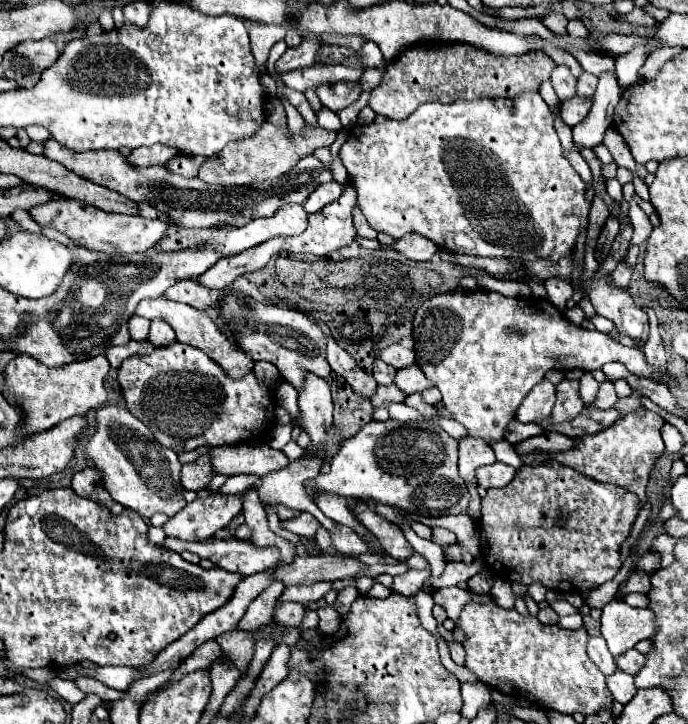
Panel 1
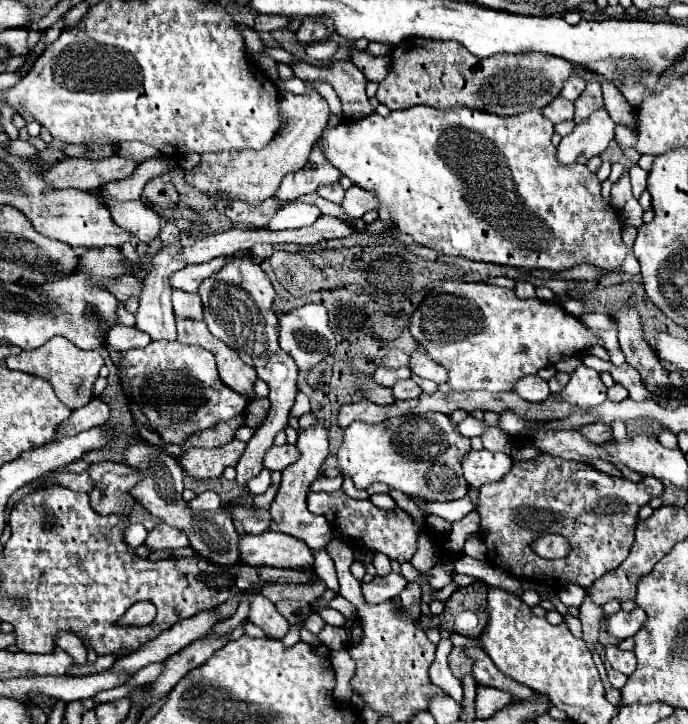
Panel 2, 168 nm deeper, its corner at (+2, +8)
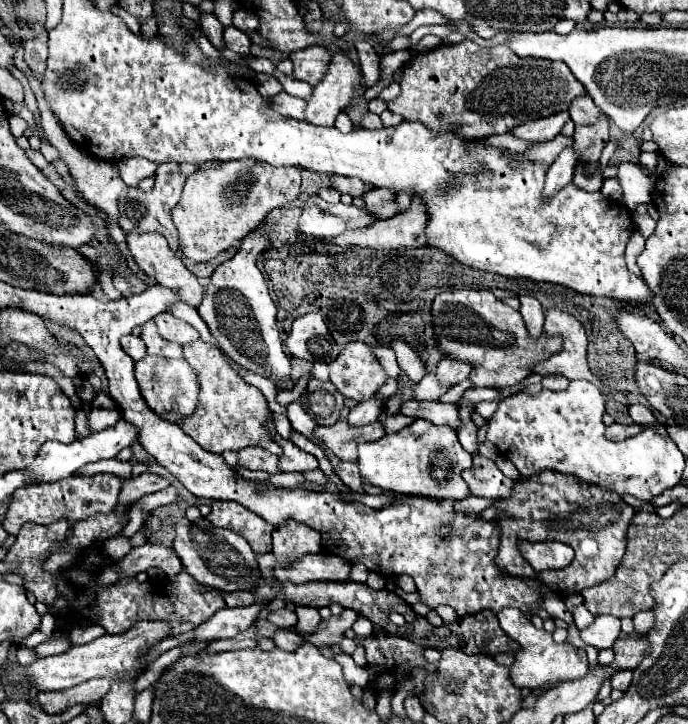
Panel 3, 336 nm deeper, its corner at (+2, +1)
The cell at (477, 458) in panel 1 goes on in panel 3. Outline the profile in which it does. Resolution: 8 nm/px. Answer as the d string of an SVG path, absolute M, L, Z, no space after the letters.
M373 395L373 397L367 399L367 401L359 401L359 403L351 409L347 421L349 421L349 423L355 423L355 425L367 425L367 423L377 421L377 419L379 419L379 413L383 413L383 409L385 409L385 401L387 401L387 399L379 399L377 395Z

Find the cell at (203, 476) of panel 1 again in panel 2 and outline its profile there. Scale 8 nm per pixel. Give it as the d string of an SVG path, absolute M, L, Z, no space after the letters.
M233 440L221 448L189 448L181 456L179 464L193 478L217 478L227 466L235 466L239 462L239 456L243 454L245 446L247 444L241 440Z

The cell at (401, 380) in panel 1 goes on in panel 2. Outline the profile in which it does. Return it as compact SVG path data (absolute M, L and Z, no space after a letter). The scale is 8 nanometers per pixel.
M417 350L411 354L411 372L415 372L421 378L433 380L437 384L447 382L447 370L441 364L435 364L423 350Z

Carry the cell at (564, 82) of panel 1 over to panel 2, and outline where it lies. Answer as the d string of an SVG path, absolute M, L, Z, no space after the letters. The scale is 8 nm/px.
M571 76L567 82L565 82L565 86L563 86L563 90L561 90L561 94L563 94L563 98L567 98L567 100L571 100L571 102L575 102L577 98L579 98L579 92L583 92L583 88L585 88L585 80L581 78L581 76Z

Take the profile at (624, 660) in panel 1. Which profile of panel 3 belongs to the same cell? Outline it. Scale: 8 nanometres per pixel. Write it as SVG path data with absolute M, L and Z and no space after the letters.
M631 669L615 671L613 677L611 677L611 685L613 685L613 689L627 691L627 687L629 687L629 683L631 683L631 677L633 677L633 671L631 671Z

